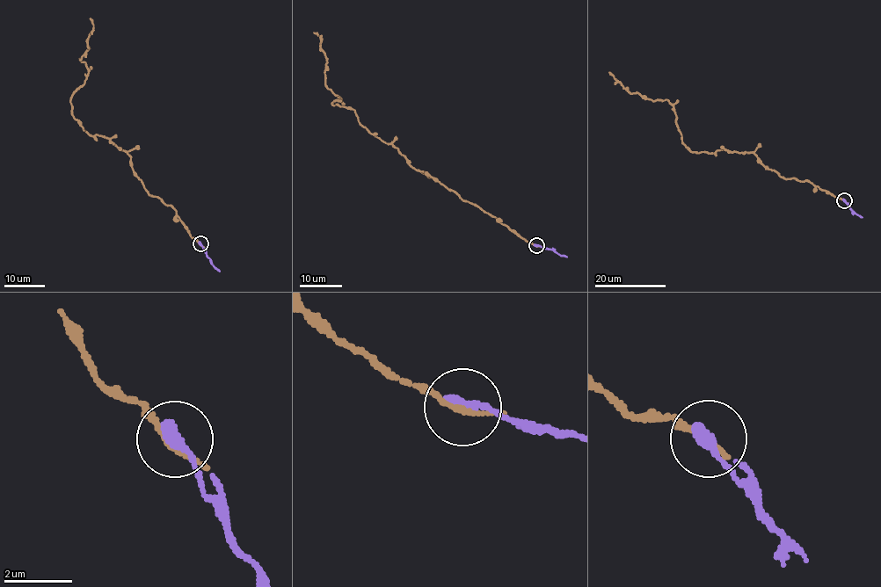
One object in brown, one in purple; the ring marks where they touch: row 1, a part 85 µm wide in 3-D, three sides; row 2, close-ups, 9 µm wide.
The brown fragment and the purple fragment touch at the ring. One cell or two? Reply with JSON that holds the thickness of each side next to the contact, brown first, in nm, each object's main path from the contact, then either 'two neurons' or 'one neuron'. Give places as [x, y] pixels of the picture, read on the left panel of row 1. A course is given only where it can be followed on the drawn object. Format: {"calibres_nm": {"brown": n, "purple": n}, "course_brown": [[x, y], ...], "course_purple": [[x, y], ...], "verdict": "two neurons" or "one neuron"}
{"calibres_nm": {"brown": 150, "purple": 400}, "course_brown": [[200, 244], [174, 209], [149, 194], [124, 150], [74, 117], [70, 99], [88, 69], [80, 59], [90, 18]], "course_purple": [[200, 244], [220, 271]], "verdict": "one neuron"}

